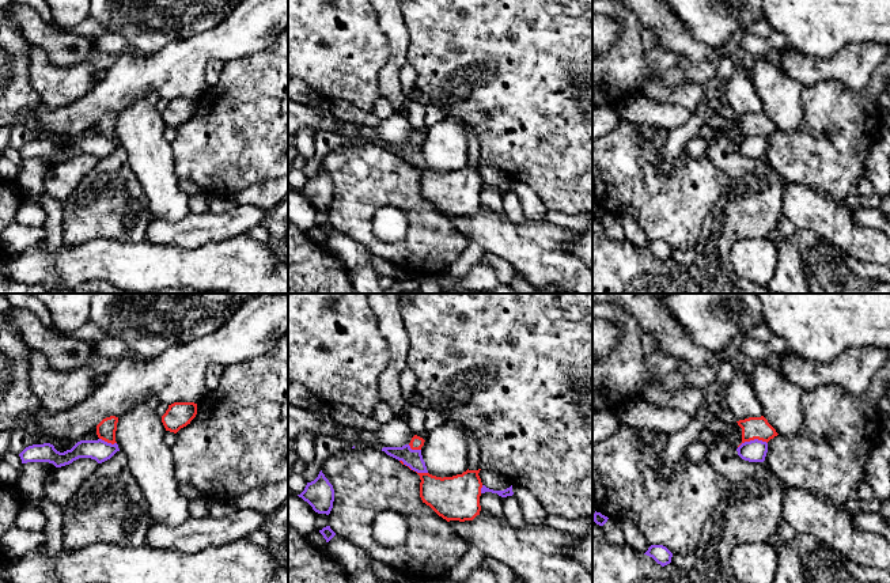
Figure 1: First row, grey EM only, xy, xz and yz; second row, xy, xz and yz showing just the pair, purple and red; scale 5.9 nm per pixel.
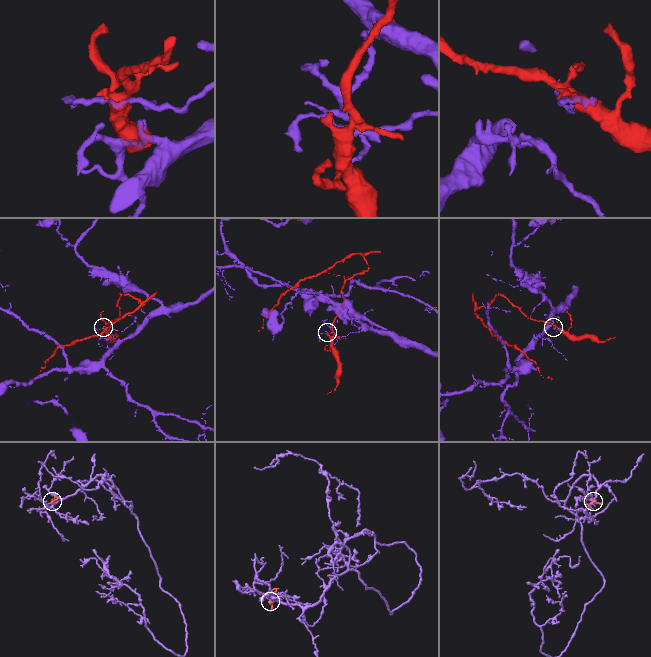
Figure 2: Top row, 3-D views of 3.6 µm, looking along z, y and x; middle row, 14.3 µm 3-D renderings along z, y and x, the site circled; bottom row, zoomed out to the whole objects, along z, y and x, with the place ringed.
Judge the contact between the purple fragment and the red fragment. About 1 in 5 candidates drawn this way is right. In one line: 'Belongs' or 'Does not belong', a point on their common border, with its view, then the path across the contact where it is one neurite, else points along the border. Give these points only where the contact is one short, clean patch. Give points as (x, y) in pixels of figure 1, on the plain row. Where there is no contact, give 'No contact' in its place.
Does not belong. Touches purple at yz (752, 136)

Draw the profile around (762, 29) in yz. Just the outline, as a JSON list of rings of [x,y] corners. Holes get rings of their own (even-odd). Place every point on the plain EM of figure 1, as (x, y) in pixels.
[[[765,19],[749,24],[746,29],[746,33],[754,34],[760,38],[768,38],[773,31],[773,27]]]

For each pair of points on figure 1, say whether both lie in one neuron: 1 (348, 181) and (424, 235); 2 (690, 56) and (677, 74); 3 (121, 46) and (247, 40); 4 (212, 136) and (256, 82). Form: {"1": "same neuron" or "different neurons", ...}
{"1": "same neuron", "2": "different neurons", "3": "different neurons", "4": "same neuron"}

